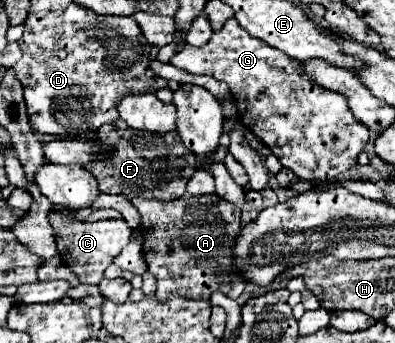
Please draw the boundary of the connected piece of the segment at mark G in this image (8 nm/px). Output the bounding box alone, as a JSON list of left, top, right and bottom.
[170,18,370,184]

